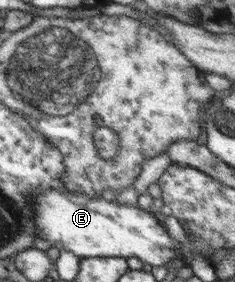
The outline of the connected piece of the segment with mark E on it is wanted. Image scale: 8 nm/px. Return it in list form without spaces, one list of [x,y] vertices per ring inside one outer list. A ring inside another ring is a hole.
[[[52,187],[34,193],[32,206],[36,215],[38,237],[49,241],[52,248],[76,253],[80,258],[137,257],[150,266],[161,266],[167,262],[175,266],[186,266],[179,242],[171,238],[151,214],[138,206],[121,206],[114,200],[107,201],[105,195],[95,197],[74,190],[63,192]]]

